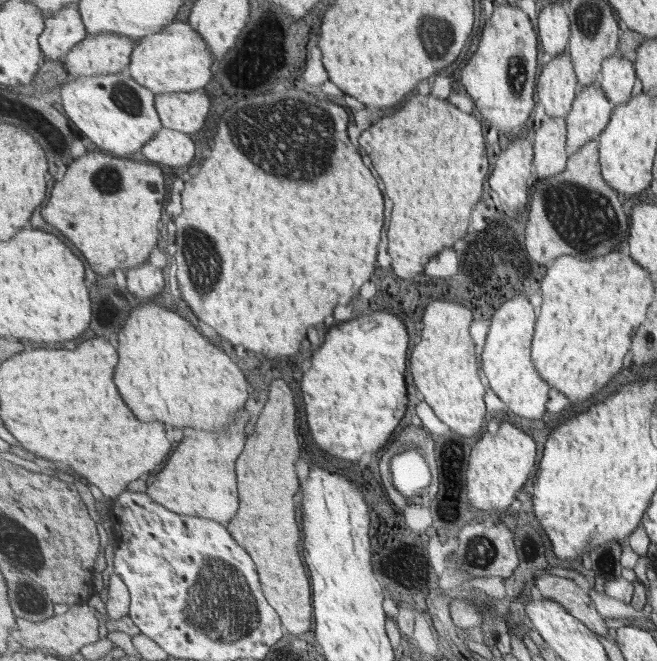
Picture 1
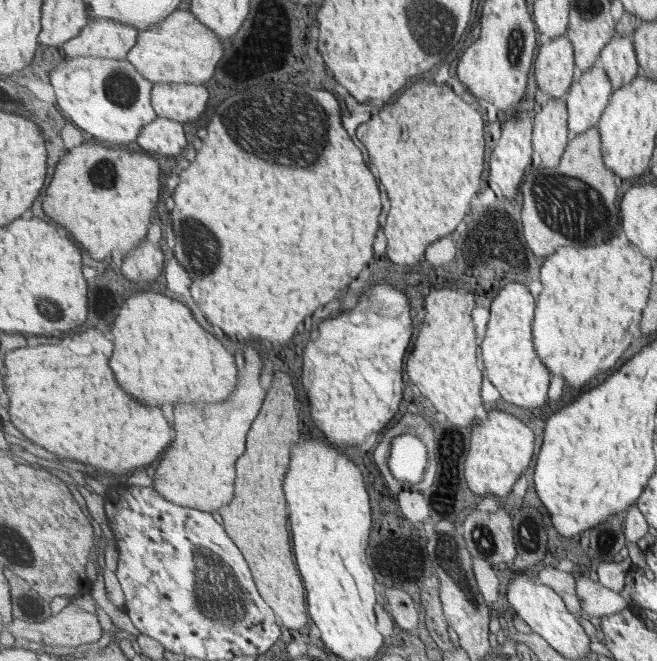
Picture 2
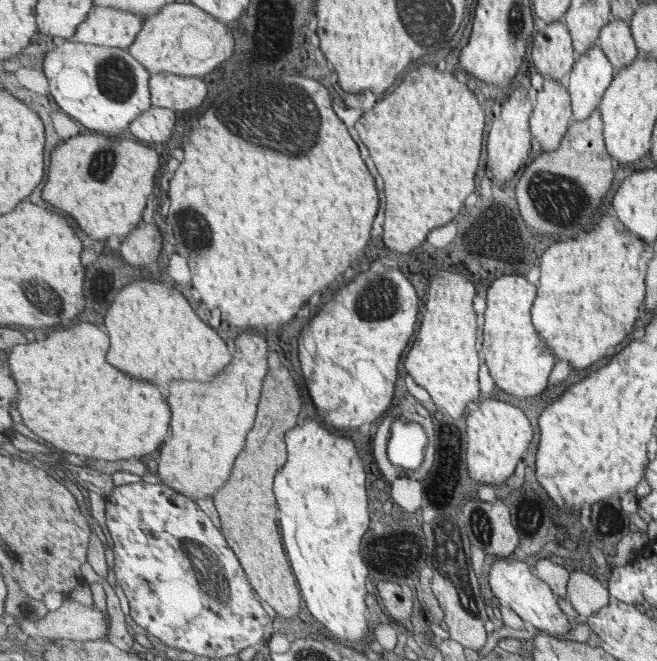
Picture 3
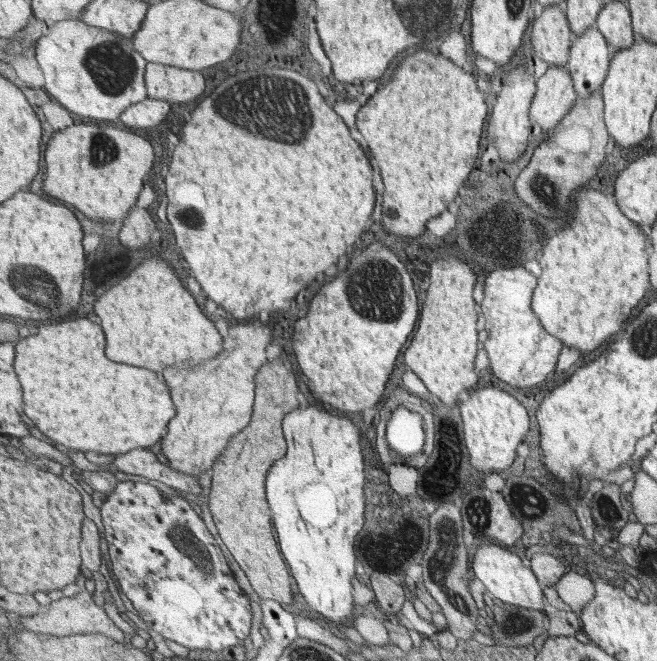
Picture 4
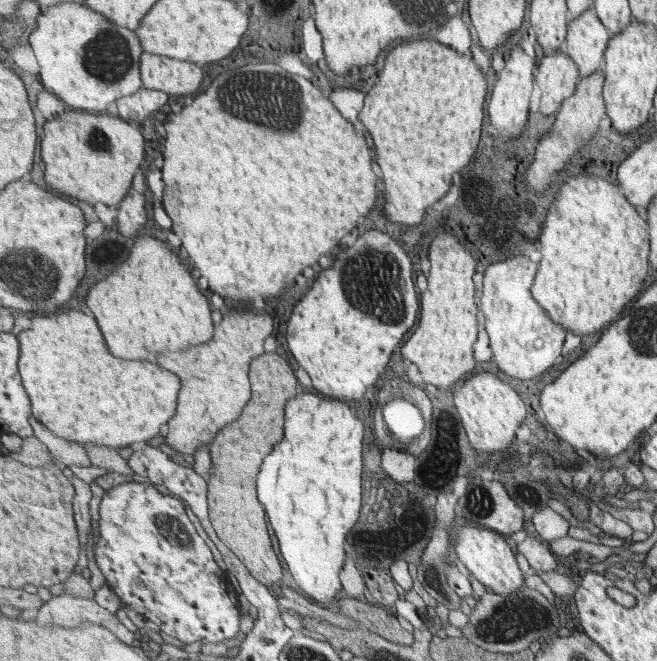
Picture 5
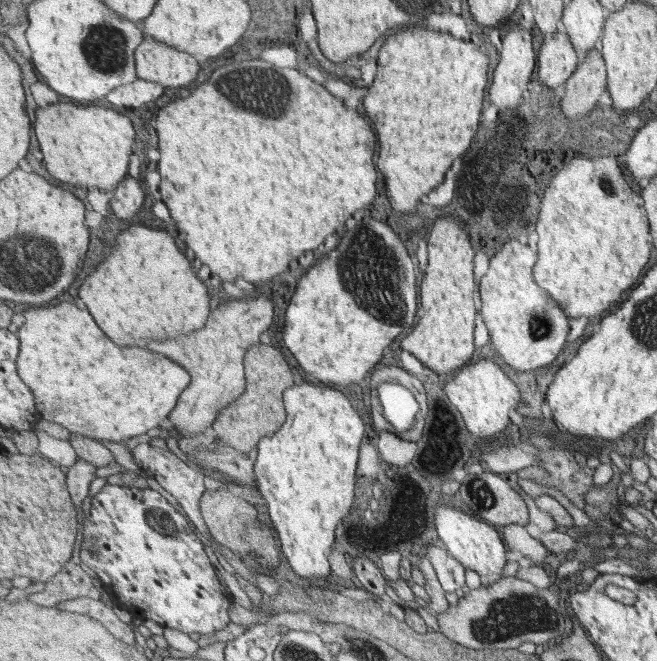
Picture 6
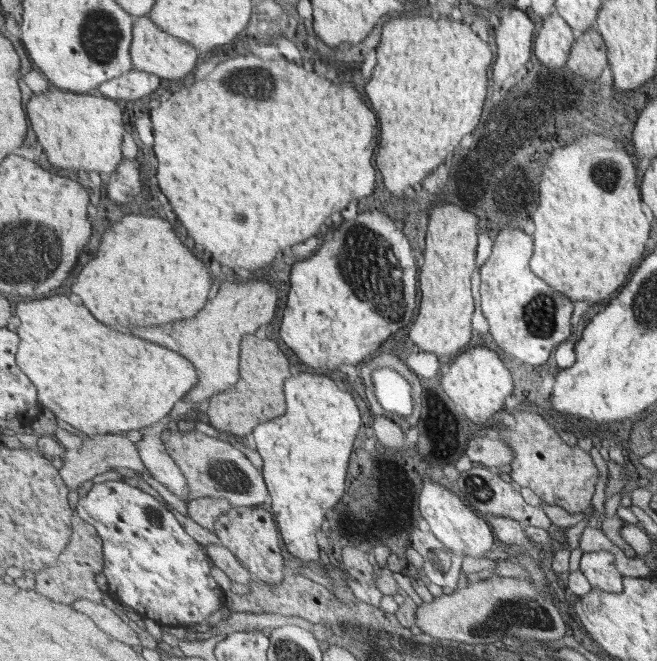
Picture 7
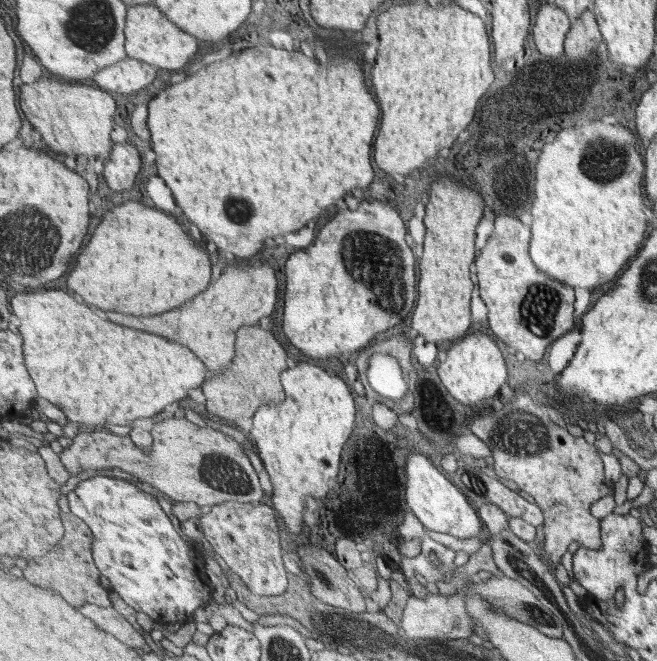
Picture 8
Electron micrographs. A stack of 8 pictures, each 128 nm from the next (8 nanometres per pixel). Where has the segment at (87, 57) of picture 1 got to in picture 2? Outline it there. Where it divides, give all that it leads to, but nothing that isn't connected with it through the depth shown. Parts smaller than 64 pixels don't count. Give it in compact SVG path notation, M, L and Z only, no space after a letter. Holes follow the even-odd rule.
M90 18L90 22L83 28L81 34L65 43L62 54L66 56L95 56L123 60L128 58L129 51L136 46L140 31L135 27L123 25L113 18Z

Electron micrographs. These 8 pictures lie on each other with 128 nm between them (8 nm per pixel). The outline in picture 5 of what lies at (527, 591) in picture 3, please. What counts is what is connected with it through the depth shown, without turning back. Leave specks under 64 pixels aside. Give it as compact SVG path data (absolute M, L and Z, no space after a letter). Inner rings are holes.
M465 526L459 529L456 540L451 542L454 546L456 556L463 568L467 568L471 574L485 587L489 587L493 593L507 596L515 594L525 586L525 574L519 568L519 562L505 542L503 534L485 528Z

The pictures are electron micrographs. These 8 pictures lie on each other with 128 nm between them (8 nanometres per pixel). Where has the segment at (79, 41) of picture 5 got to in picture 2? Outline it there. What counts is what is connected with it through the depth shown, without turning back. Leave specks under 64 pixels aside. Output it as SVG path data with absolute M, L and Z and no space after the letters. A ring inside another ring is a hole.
M66 56L49 73L62 114L103 144L136 147L142 128L158 119L152 105L154 83L147 80L128 59Z

